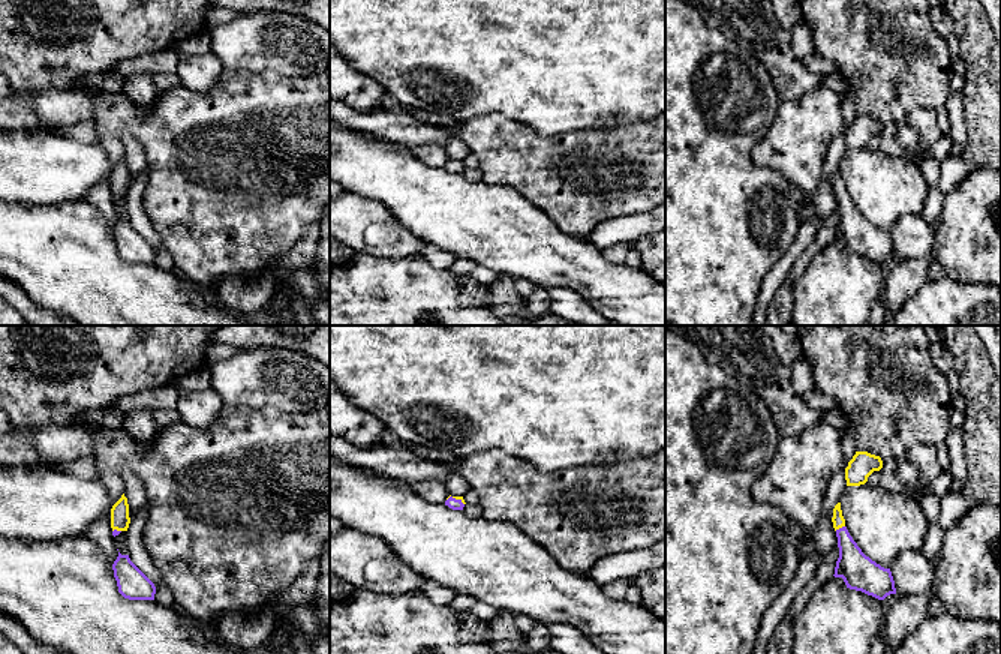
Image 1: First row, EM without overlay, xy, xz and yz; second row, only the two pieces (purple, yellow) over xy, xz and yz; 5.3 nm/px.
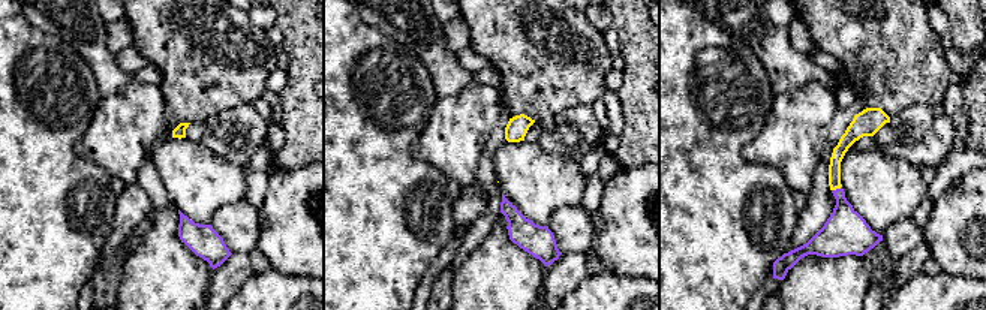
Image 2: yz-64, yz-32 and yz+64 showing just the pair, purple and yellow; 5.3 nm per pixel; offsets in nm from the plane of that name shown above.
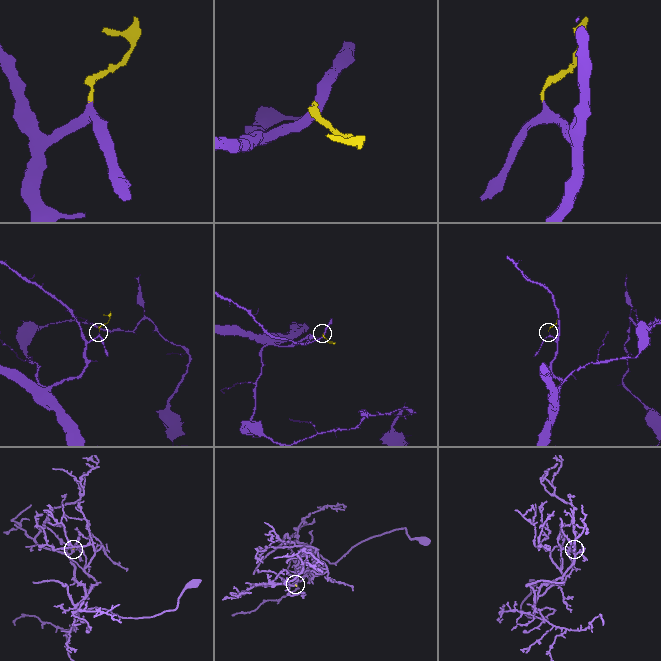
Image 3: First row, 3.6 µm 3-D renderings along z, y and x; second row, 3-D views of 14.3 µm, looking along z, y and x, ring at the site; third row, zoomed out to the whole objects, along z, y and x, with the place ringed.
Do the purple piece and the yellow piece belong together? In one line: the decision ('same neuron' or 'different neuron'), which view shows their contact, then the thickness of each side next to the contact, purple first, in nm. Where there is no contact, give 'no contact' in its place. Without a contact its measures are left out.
same neuron | yz | 190/70 nm

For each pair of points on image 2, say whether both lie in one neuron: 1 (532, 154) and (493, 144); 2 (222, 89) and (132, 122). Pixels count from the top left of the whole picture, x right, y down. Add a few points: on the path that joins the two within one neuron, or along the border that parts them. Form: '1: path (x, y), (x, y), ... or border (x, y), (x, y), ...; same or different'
1: border (505, 140), (493, 159), (496, 180); different
2: border (159, 86), (164, 95), (162, 128); different

